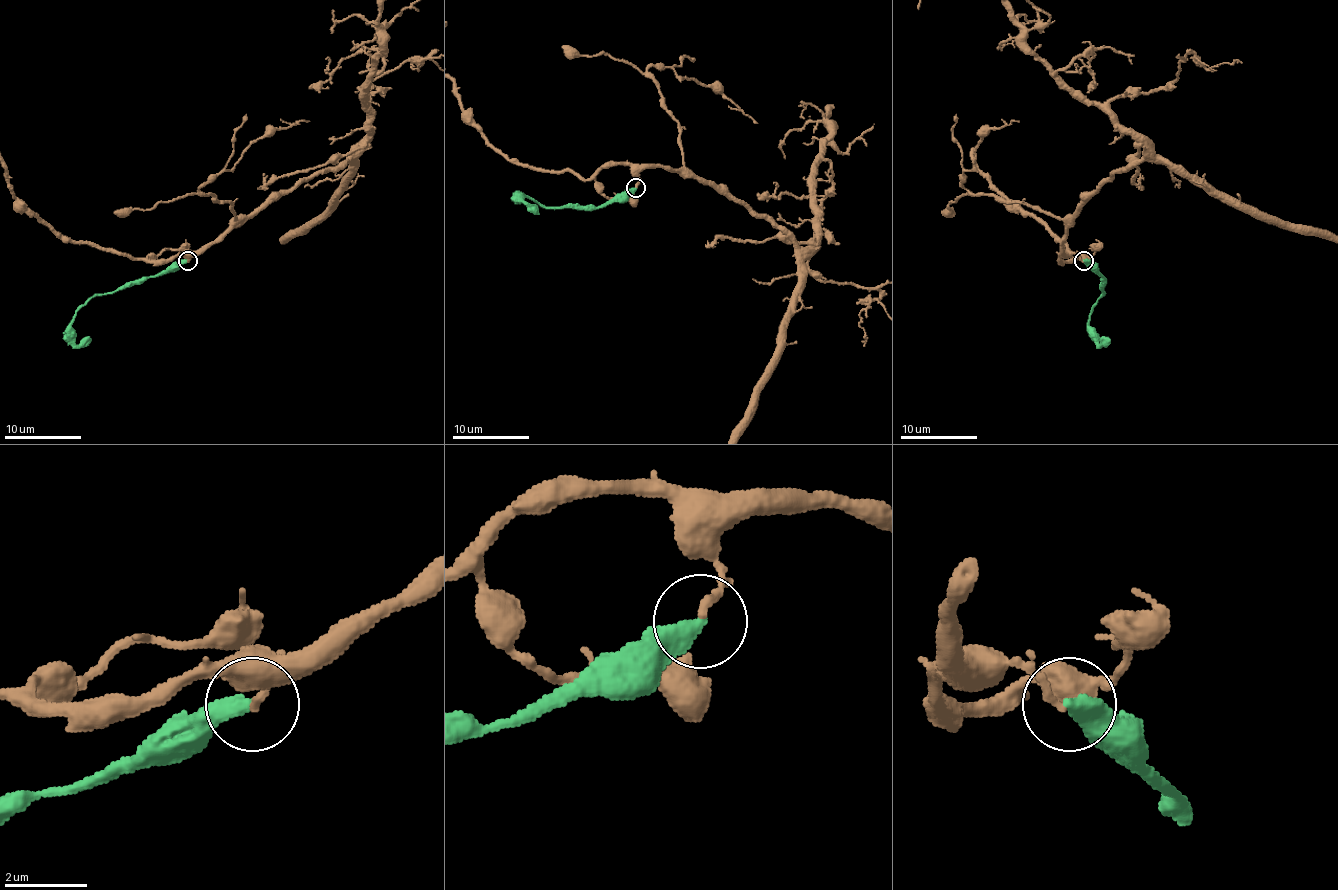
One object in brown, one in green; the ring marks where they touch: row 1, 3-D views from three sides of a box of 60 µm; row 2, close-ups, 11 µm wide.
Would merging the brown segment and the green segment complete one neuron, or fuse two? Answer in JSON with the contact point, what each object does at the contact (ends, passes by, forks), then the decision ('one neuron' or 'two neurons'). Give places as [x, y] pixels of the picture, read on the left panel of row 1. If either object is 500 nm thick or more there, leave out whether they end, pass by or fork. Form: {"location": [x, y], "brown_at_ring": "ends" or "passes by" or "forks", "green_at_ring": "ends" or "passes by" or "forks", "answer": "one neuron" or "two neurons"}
{"location": [187, 261], "brown_at_ring": "ends", "green_at_ring": "ends", "answer": "two neurons"}

